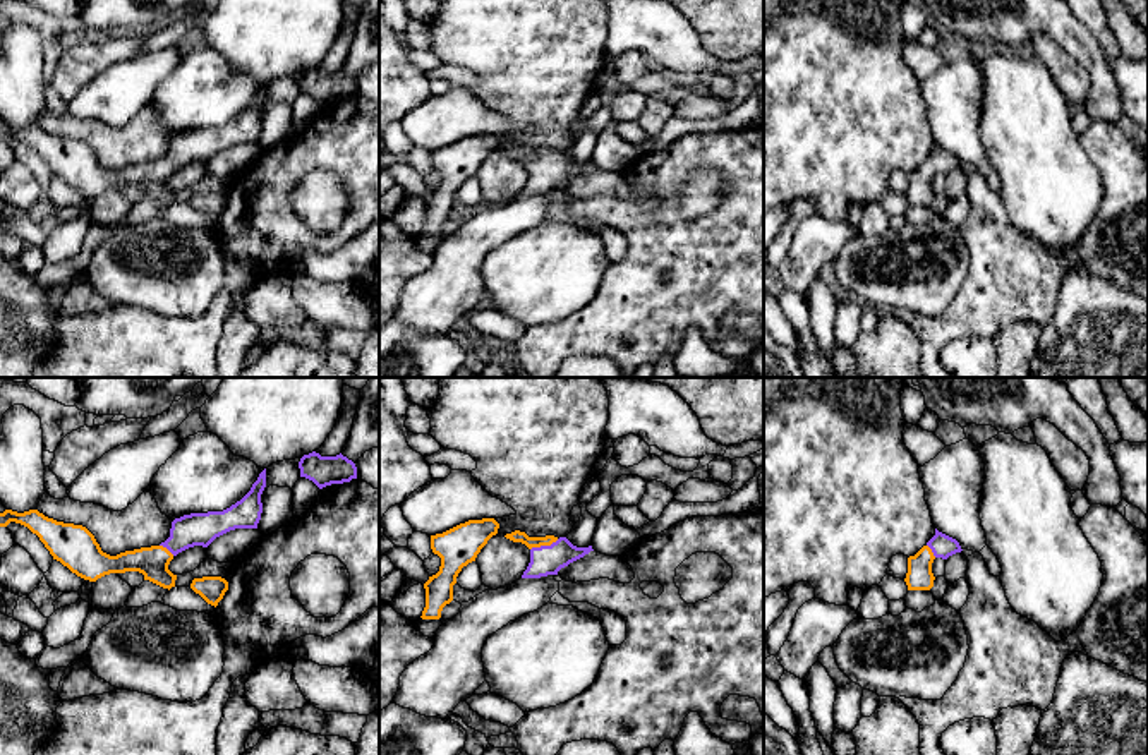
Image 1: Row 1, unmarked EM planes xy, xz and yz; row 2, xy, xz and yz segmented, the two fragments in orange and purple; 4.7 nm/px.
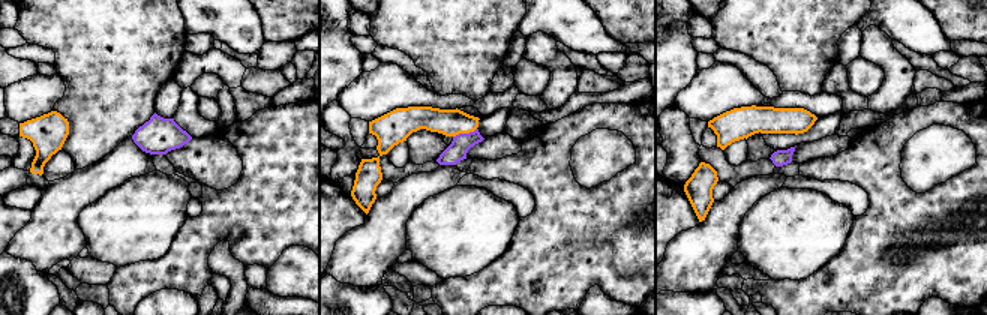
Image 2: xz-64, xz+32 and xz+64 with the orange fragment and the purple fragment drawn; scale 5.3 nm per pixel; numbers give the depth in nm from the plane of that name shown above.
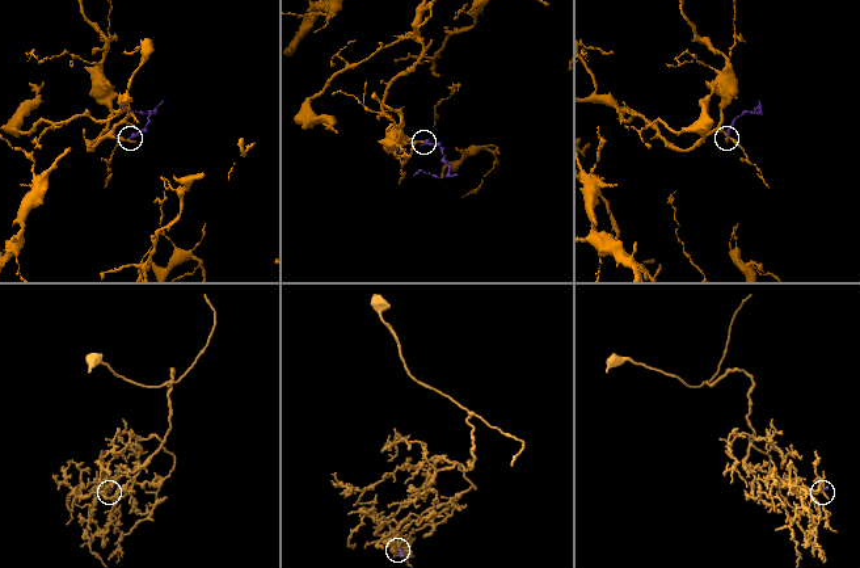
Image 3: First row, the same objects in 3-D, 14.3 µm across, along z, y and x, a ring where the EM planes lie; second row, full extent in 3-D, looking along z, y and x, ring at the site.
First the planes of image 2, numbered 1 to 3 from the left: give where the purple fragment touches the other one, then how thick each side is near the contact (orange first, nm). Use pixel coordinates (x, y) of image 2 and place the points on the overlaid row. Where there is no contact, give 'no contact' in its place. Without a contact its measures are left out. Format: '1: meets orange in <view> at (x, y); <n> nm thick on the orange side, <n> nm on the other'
1: no contact
2: meets orange in xz+32 at (464, 132); 140 nm thick on the orange side, 110 nm on the other
3: no contact

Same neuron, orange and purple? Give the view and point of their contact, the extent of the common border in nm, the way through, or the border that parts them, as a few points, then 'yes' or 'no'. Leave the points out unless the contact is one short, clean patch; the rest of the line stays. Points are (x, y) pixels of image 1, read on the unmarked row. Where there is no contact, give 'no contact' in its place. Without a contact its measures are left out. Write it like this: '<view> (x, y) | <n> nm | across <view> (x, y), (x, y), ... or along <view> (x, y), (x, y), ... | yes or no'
xz (544, 160) | 140 nm | across xz (517, 151), (544, 160), (548, 175) | yes

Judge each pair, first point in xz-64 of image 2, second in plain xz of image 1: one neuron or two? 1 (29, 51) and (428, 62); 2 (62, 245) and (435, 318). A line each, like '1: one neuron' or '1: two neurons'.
1: two neurons
2: one neuron

